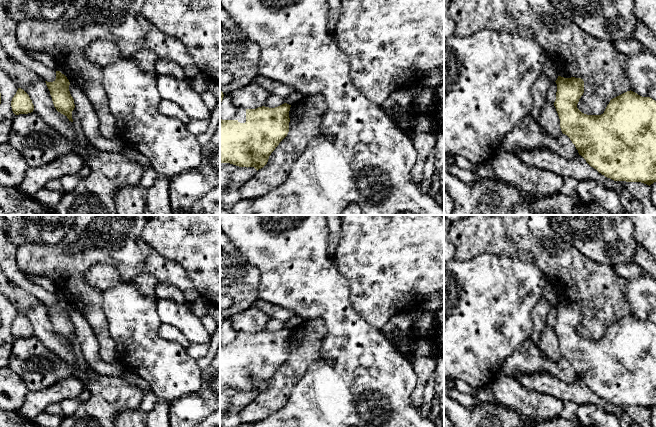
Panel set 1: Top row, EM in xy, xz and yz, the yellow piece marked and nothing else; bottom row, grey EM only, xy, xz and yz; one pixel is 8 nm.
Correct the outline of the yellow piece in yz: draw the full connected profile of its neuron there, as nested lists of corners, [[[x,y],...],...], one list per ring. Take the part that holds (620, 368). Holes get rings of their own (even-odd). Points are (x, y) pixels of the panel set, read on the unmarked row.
[[[558,300],[554,330],[560,352],[586,386],[599,397],[614,405],[656,406],[656,325],[627,315],[610,324],[601,339],[582,337],[577,328],[584,317],[581,302]]]

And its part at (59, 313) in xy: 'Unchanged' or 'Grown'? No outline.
Unchanged

